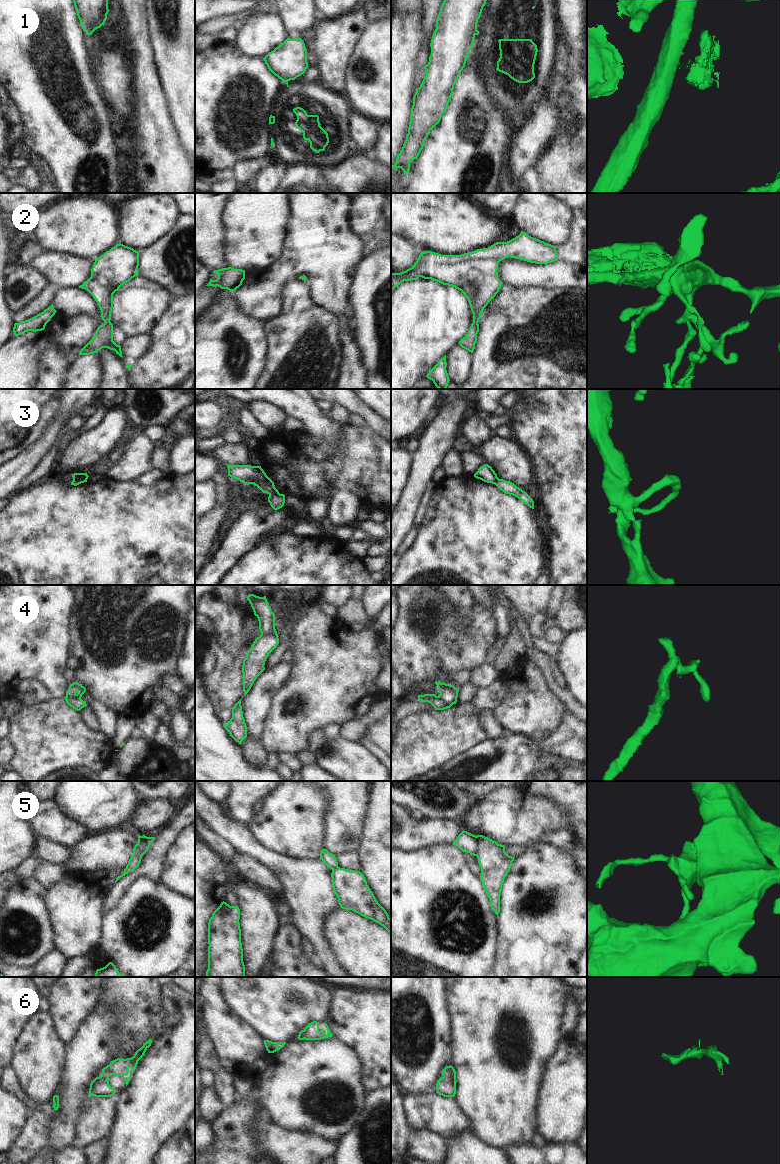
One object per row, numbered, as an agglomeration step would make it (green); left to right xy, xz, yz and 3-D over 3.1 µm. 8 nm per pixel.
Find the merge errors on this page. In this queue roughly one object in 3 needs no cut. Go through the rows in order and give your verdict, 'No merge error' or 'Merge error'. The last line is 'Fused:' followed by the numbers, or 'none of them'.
1: Merge error
2: No merge error
3: Merge error
4: Merge error
5: Merge error
6: No merge error
Fused: 1, 3, 4, 5

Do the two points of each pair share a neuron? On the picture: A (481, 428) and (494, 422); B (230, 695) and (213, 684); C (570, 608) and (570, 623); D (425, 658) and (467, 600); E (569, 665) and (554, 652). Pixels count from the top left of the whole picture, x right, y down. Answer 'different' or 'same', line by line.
A: different
B: same
C: same
D: different
E: different

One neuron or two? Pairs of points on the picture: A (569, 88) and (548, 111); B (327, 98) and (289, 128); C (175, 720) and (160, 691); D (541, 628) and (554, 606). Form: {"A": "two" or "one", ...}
{"A": "two", "B": "one", "C": "one", "D": "one"}

